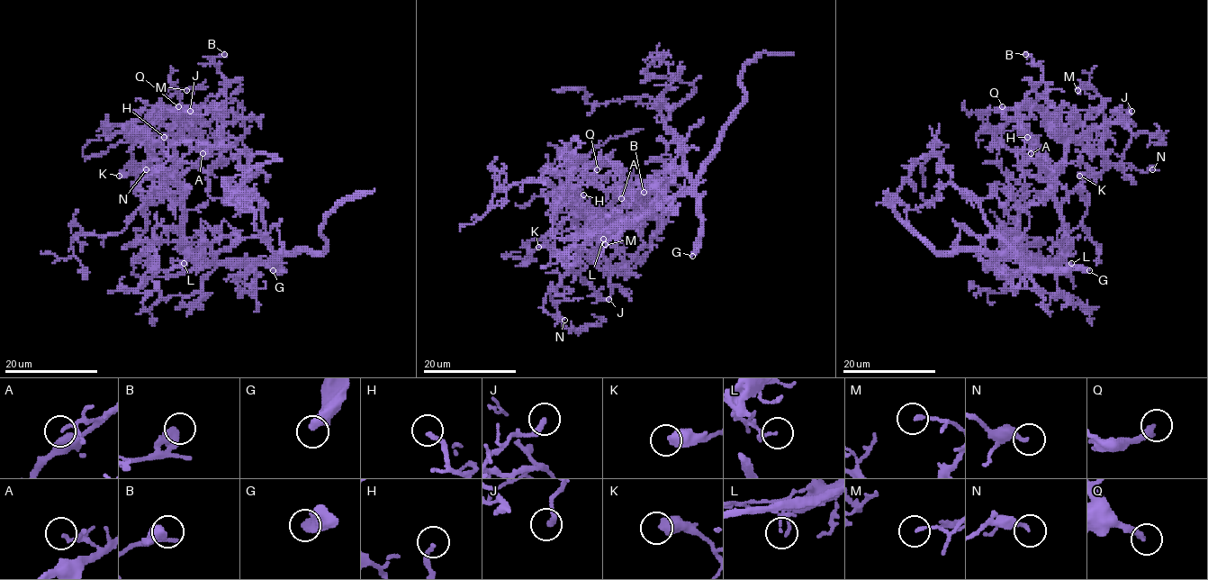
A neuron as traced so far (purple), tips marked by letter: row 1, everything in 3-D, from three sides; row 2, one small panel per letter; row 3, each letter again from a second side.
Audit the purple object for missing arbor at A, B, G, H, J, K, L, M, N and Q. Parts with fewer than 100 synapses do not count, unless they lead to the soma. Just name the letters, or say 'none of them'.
G, Q

